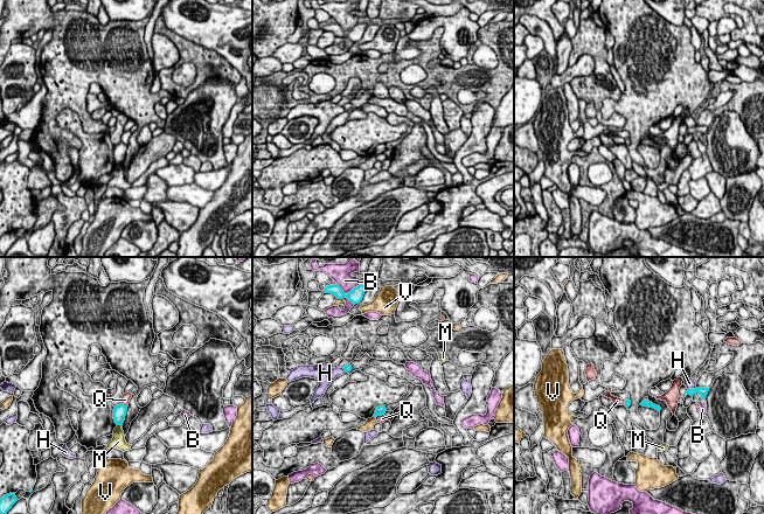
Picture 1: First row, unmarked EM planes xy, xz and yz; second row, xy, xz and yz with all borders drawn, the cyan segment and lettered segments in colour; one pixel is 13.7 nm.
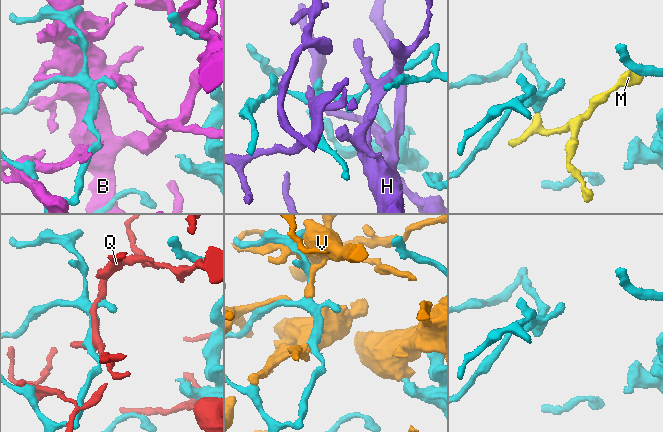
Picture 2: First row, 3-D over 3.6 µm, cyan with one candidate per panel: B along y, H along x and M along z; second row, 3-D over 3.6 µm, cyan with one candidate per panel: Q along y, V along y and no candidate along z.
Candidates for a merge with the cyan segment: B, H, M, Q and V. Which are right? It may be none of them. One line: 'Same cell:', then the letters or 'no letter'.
Same cell: no letter

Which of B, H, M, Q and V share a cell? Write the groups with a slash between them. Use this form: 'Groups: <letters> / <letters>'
Groups: B / H / M Q / V

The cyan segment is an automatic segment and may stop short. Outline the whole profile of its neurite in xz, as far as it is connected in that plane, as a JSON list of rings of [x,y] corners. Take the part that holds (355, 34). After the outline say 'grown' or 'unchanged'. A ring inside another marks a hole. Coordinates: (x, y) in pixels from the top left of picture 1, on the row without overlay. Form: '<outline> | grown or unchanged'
[[[329,23],[324,27],[324,32],[332,32],[338,37],[343,37],[346,35],[349,40],[352,40],[355,43],[362,39],[367,27],[367,23],[359,23],[354,26],[349,32],[345,33],[339,23]]] | unchanged

